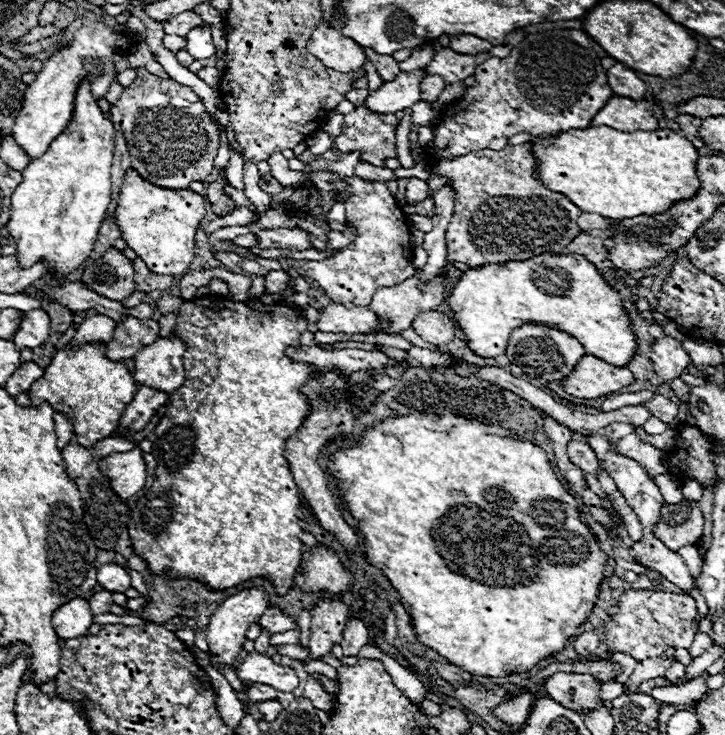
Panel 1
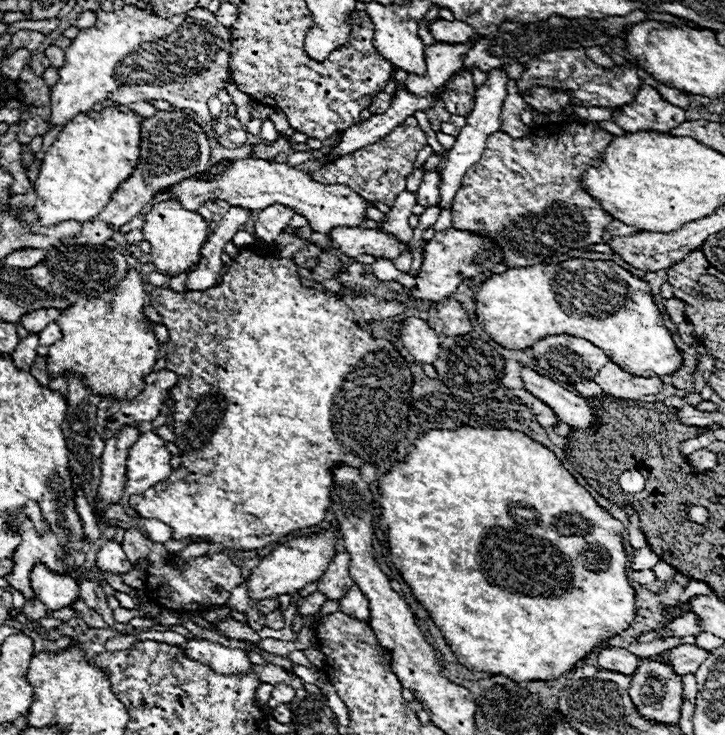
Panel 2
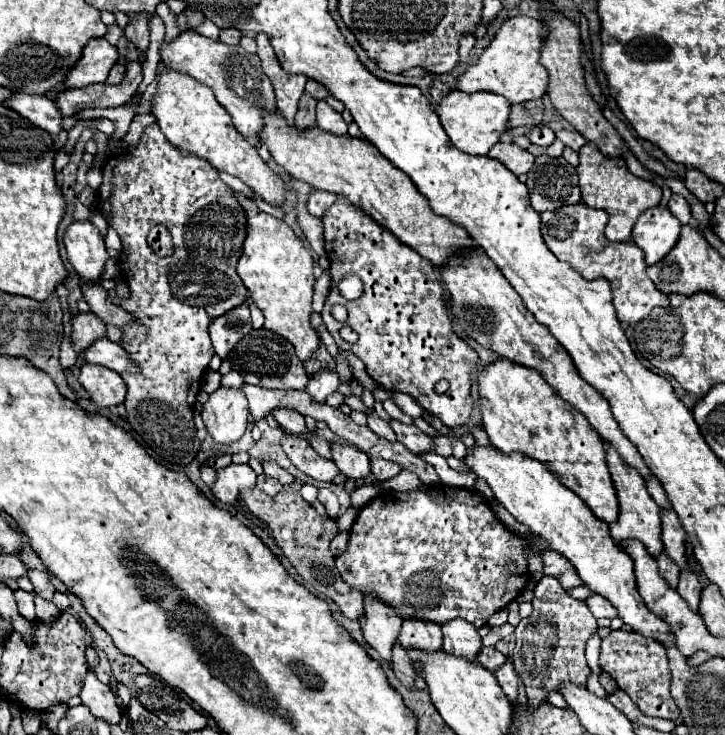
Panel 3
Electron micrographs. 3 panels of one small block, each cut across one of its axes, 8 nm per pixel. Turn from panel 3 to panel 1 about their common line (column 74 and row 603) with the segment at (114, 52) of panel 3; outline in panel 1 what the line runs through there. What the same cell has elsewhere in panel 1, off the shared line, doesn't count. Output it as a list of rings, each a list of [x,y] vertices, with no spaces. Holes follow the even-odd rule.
[[[84,598],[70,600],[52,614],[52,628],[64,640],[84,636],[90,624],[92,624],[92,612]]]

